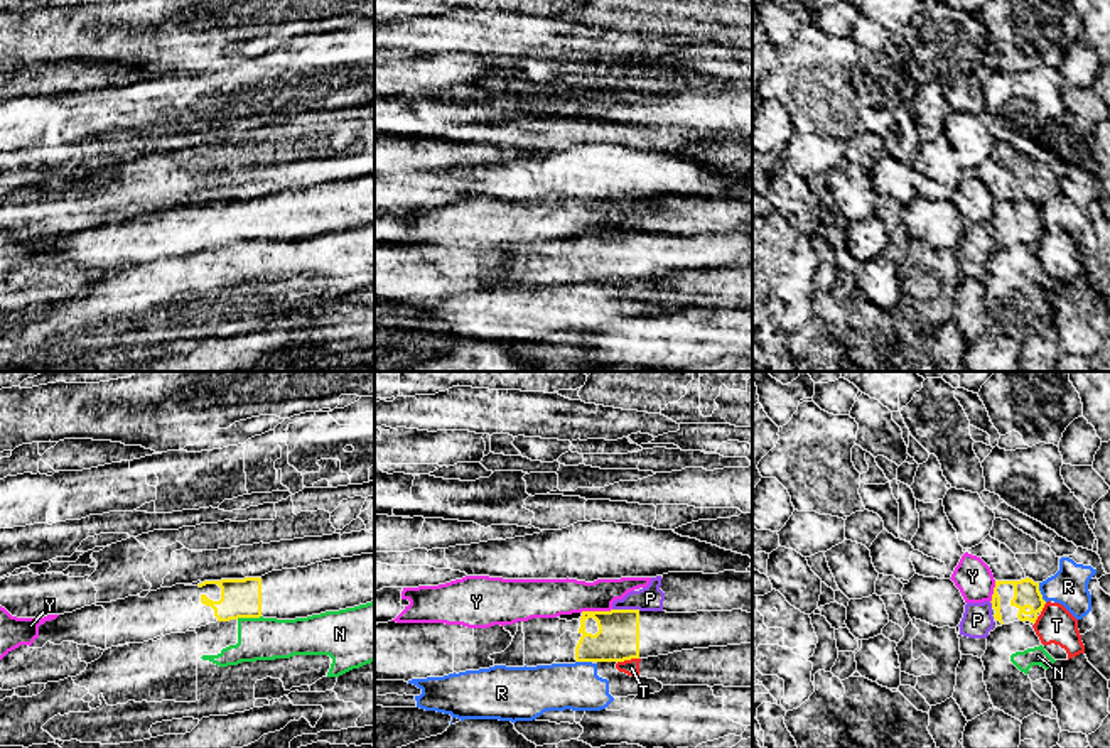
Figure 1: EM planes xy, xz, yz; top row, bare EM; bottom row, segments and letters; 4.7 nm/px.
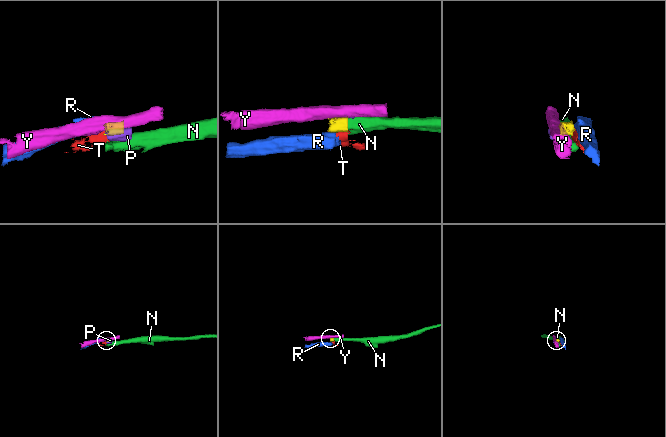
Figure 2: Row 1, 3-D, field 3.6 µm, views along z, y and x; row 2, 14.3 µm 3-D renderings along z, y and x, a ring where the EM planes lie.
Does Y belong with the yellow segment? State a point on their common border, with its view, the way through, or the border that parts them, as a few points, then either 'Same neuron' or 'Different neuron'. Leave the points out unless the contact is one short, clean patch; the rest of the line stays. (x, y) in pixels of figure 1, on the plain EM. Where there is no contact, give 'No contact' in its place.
Touches yellow at xz (596, 233). Boundary: xz (611, 230), (581, 233). Different neuron

